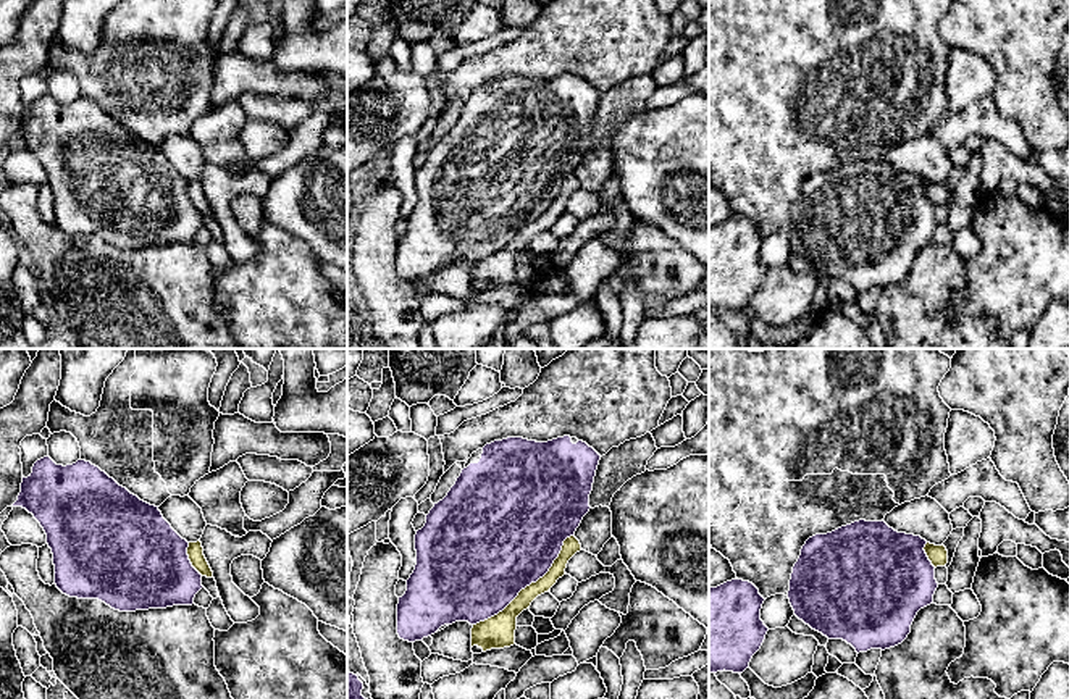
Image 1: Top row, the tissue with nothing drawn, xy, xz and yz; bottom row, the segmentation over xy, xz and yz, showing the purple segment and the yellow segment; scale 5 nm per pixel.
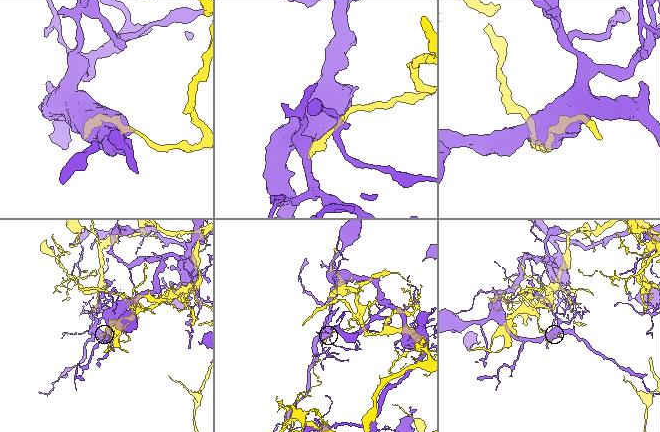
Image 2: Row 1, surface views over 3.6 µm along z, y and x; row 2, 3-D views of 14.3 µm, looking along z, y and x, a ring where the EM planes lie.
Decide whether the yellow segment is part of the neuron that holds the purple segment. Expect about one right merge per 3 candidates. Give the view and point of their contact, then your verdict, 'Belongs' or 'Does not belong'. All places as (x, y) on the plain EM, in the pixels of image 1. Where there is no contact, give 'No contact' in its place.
Touches purple at xz (530, 221). Does not belong

